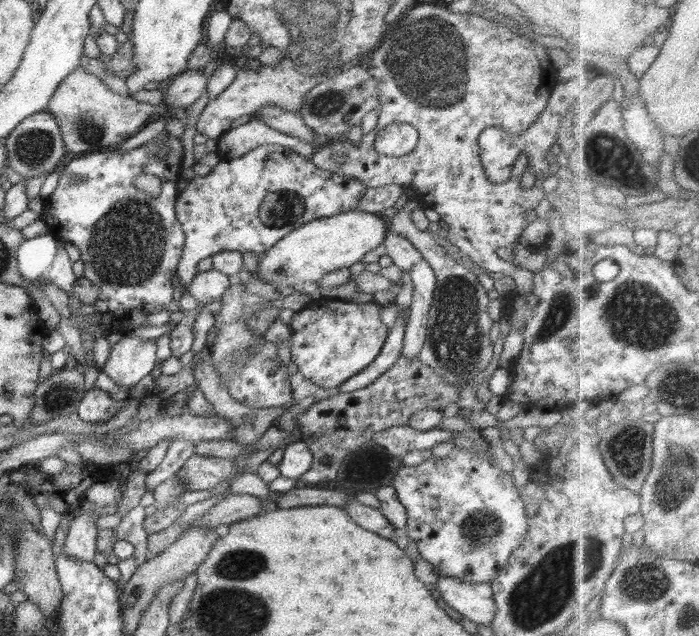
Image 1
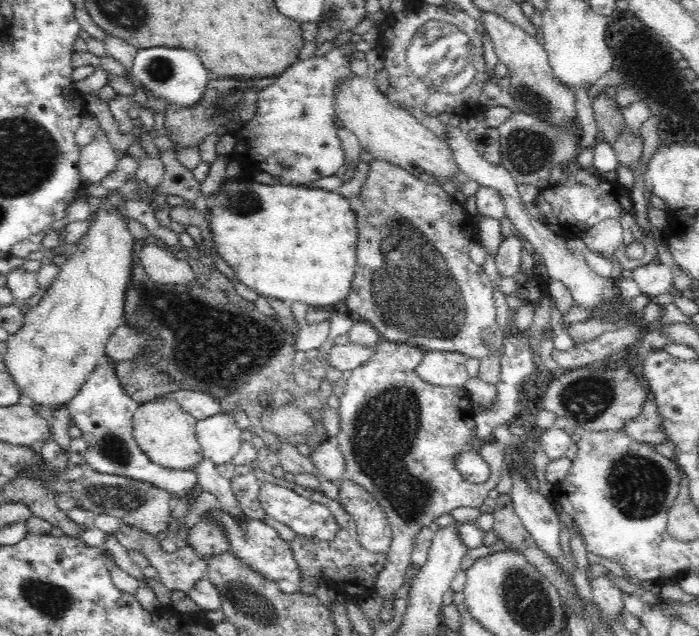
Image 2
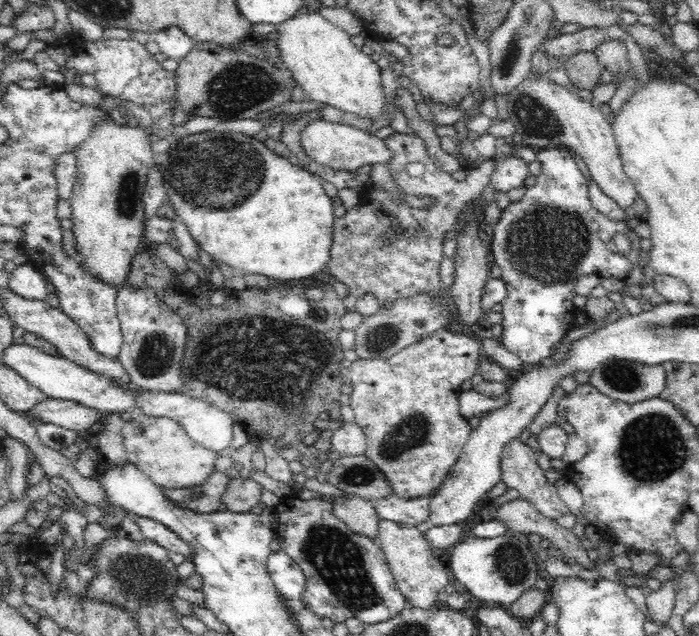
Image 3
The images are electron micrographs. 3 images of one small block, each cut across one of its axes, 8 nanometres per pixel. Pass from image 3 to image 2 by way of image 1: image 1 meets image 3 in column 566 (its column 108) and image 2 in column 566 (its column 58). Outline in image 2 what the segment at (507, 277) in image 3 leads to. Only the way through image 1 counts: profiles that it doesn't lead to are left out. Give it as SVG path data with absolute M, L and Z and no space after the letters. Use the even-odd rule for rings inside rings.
M570 164L564 169L566 181L561 185L549 185L545 189L539 189L536 196L535 205L540 209L540 216L544 218L542 222L554 234L563 236L568 241L574 243L580 239L580 234L588 232L592 226L606 219L617 220L623 228L623 239L615 252L615 258L623 270L633 270L635 268L650 264L658 256L656 242L653 237L642 235L642 229L636 224L635 209L633 200L628 189L618 180L608 181L596 177L592 169L579 167L578 164ZM632 242L641 242L644 245L644 255L639 260L632 260L626 254L626 246Z

